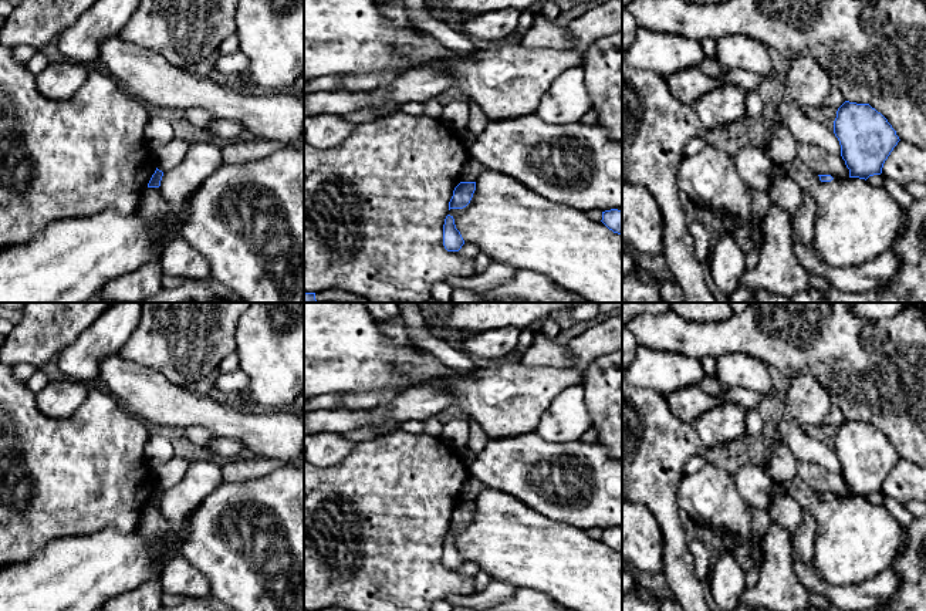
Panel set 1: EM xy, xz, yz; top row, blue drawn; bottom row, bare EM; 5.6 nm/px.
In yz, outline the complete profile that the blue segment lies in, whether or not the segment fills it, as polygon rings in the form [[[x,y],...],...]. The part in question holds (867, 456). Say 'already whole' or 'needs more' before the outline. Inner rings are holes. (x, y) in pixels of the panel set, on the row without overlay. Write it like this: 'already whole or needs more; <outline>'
already whole; [[[845,419],[837,429],[834,452],[849,496],[881,493],[893,466],[900,459],[888,438],[869,422]]]

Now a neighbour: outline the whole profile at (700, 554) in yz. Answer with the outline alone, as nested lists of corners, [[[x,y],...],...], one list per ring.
[[[689,539],[689,550],[694,560],[699,578],[707,583],[712,568],[710,553],[704,543],[699,539]]]

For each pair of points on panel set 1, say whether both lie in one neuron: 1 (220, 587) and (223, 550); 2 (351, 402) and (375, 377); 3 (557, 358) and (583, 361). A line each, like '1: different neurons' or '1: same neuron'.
1: same neuron
2: different neurons
3: different neurons

